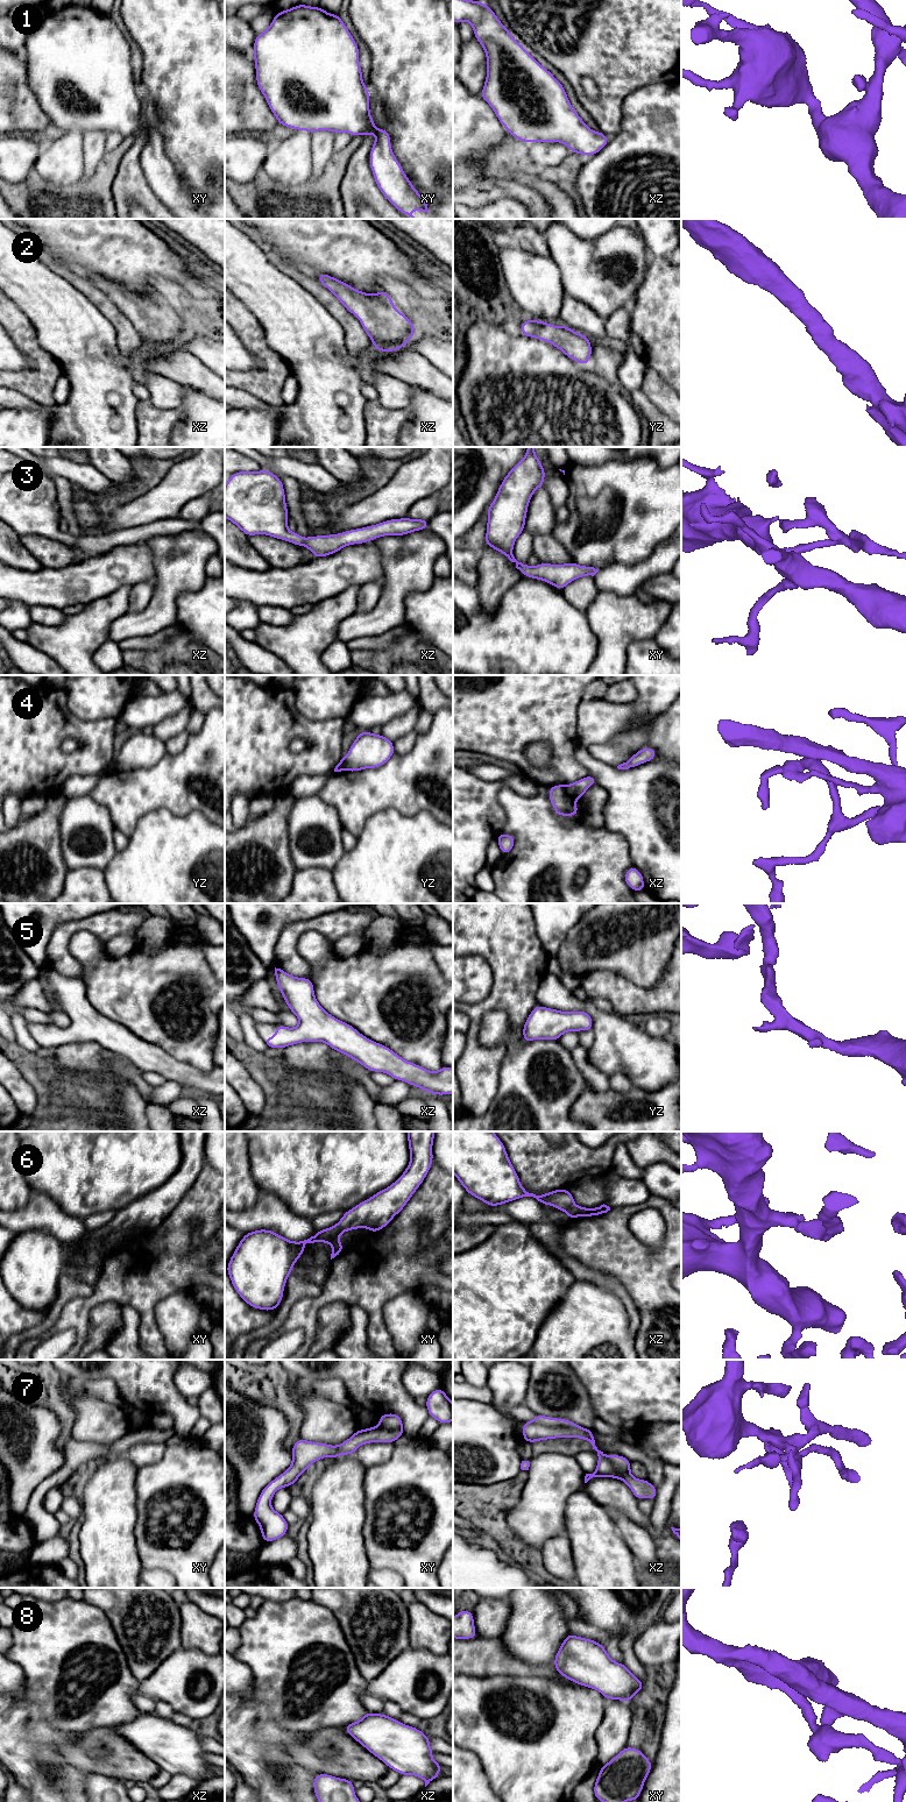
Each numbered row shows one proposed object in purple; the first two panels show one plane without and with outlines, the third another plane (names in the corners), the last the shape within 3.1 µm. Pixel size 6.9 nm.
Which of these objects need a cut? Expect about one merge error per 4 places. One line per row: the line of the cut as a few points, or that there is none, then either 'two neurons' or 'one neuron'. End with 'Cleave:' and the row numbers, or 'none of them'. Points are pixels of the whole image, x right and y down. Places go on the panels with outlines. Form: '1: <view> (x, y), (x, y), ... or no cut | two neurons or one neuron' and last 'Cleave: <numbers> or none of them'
1: no cut | one neuron
2: no cut | one neuron
3: no cut | one neuron
4: xz (564, 786), (564, 789), (571, 797) | two neurons
5: no cut | one neuron
6: no cut | one neuron
7: xz (607, 1455), (607, 1459), (620, 1473), (629, 1471) | two neurons
8: no cut | one neuron
Cleave: 4, 7

